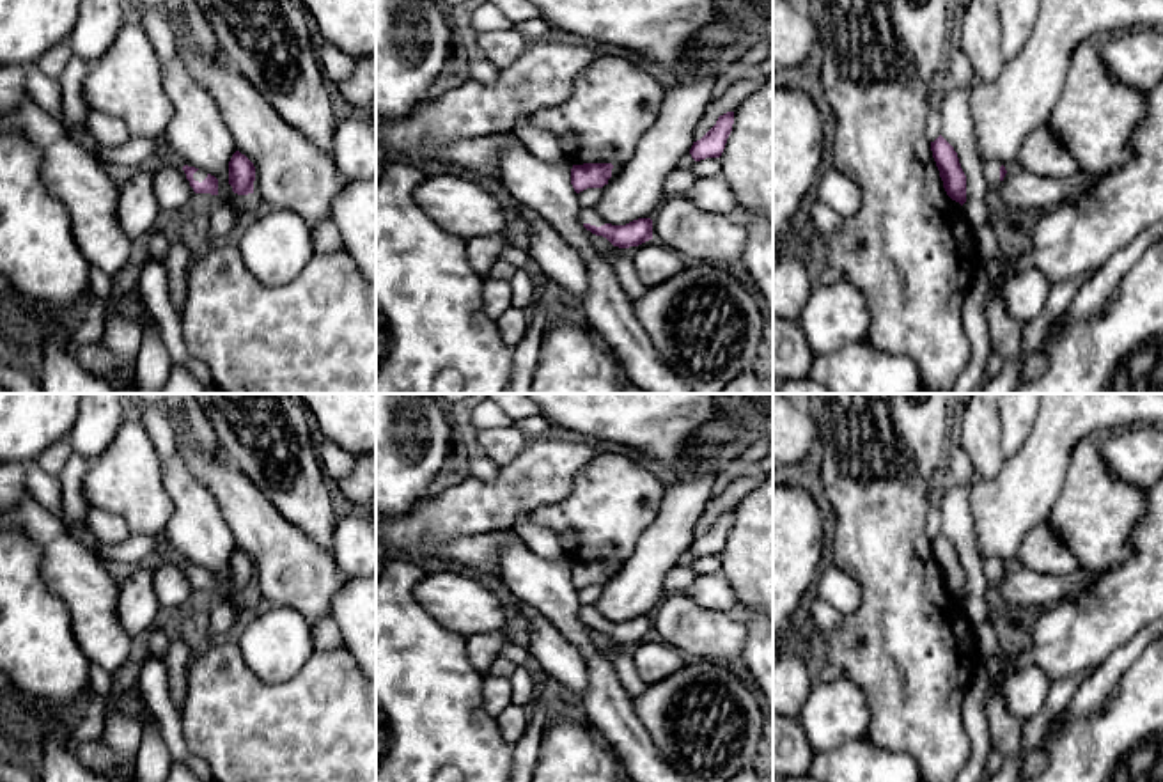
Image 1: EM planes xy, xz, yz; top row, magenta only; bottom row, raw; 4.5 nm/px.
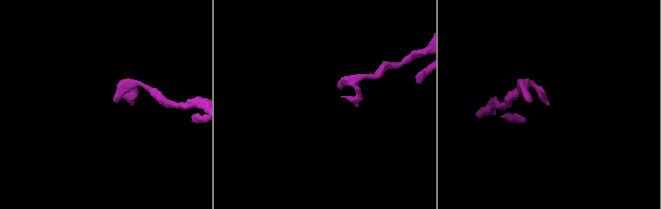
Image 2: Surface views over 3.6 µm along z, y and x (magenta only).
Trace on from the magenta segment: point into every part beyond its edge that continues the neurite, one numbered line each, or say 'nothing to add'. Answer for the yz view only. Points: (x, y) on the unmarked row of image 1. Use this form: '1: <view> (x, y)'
1: yz (991, 564)

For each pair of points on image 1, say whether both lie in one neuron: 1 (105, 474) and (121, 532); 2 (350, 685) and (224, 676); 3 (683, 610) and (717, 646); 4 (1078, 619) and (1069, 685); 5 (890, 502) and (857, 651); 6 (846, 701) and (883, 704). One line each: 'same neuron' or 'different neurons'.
1: different neurons
2: same neuron
3: same neuron
4: different neurons
5: same neuron
6: different neurons

